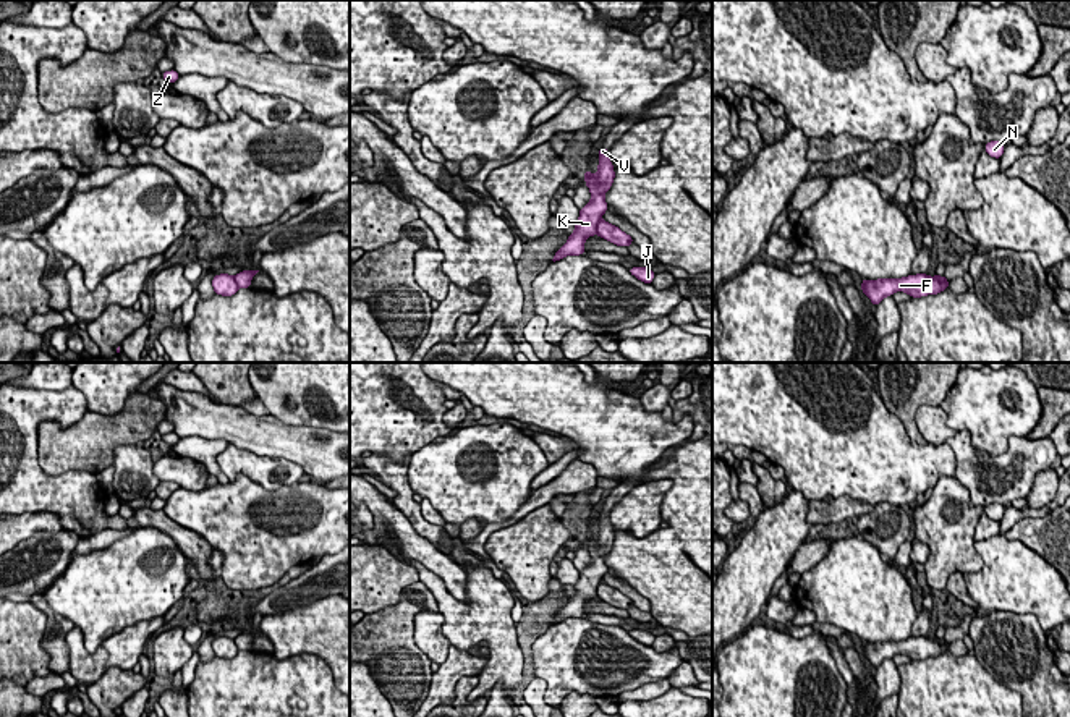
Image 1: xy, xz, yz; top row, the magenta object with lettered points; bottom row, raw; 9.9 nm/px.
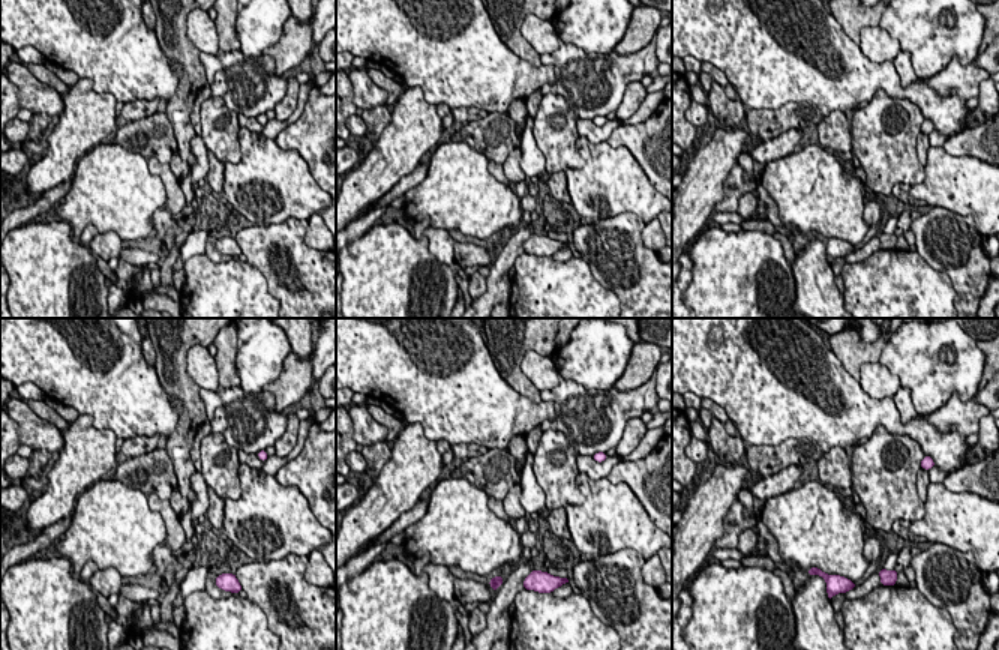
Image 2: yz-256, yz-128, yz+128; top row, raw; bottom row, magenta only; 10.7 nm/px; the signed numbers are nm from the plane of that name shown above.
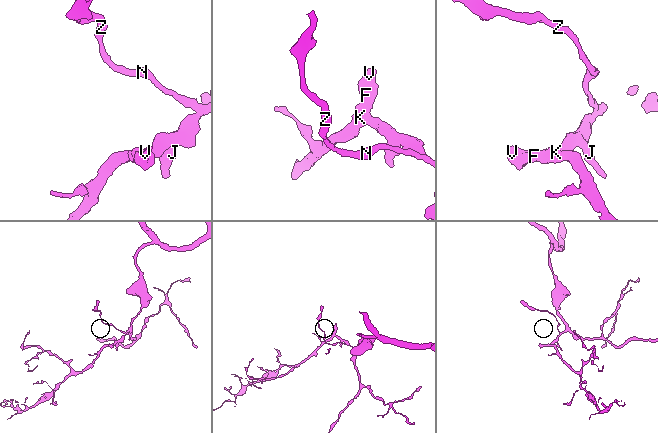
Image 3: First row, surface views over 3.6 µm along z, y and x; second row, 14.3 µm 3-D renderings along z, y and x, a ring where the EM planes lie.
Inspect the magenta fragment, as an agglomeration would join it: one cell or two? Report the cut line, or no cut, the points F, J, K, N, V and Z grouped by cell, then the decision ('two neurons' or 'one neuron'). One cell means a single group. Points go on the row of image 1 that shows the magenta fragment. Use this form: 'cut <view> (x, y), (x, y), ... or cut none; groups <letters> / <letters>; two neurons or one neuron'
cut xz (601, 220), (596, 233); groups F K V / J N Z; two neurons

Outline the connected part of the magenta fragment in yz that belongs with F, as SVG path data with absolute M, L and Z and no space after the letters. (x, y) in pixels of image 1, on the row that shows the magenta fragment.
M916 274L902 278L877 278L861 282L863 295L866 295L874 306L885 296L892 296L897 291L908 293L911 298L921 298L928 295L937 295L949 288L949 280L939 282L936 277L928 274Z

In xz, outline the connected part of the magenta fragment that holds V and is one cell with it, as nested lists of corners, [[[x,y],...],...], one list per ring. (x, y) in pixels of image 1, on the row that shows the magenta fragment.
[[[601,147],[597,154],[597,173],[592,175],[591,172],[584,170],[584,181],[589,188],[591,201],[580,209],[580,217],[575,222],[575,231],[570,233],[568,241],[555,252],[552,259],[554,262],[567,256],[584,254],[584,241],[589,236],[597,235],[597,225],[601,222],[601,217],[609,209],[604,194],[610,189],[615,172],[609,157],[609,151],[605,147]]]

